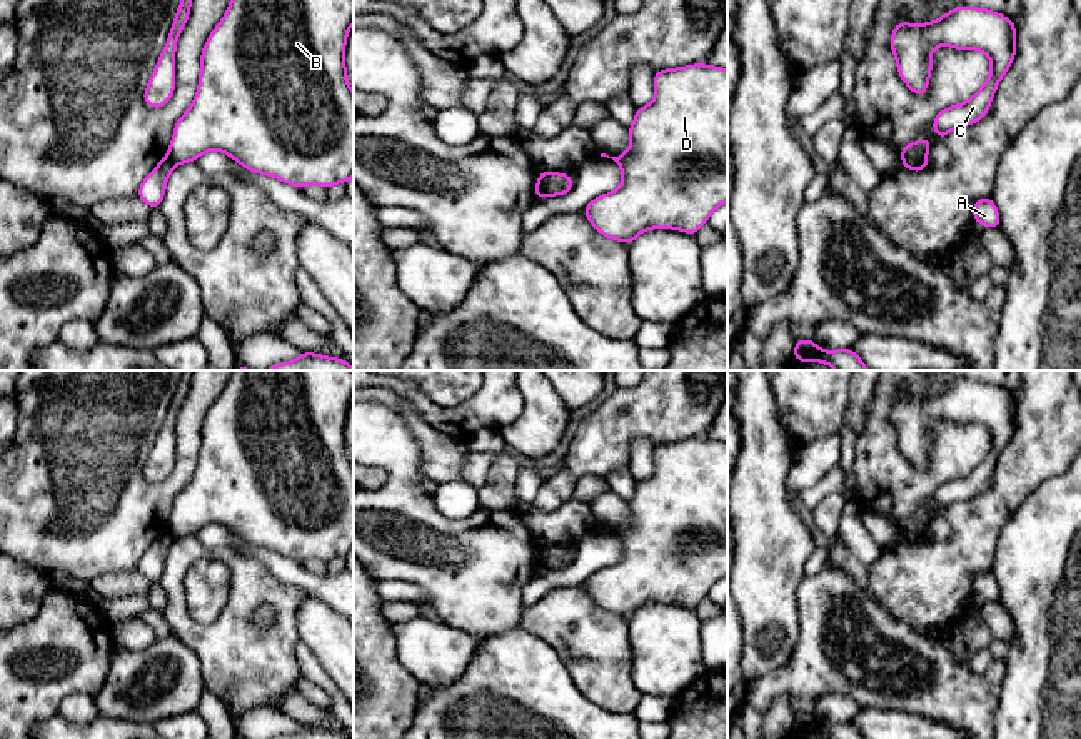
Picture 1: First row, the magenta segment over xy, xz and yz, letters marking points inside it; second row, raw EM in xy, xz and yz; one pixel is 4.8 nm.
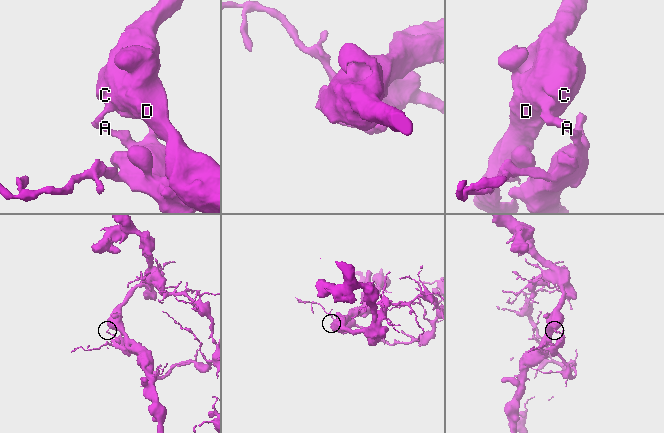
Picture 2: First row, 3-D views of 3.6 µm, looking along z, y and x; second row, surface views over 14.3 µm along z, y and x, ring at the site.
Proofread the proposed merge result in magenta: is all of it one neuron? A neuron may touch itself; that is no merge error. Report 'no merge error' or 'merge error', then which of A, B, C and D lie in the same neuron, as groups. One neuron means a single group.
merge error; A / B C D

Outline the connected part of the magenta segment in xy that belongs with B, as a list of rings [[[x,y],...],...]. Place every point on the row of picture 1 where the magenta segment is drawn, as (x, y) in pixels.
[[[230,0],[204,45],[197,95],[175,123],[168,157],[189,163],[219,150],[297,189],[349,182],[354,92],[344,55],[352,23],[354,0]]]

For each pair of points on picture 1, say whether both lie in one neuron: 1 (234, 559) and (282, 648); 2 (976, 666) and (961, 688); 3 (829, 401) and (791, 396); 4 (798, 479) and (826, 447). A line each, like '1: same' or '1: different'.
1: same
2: different
3: same
4: same

